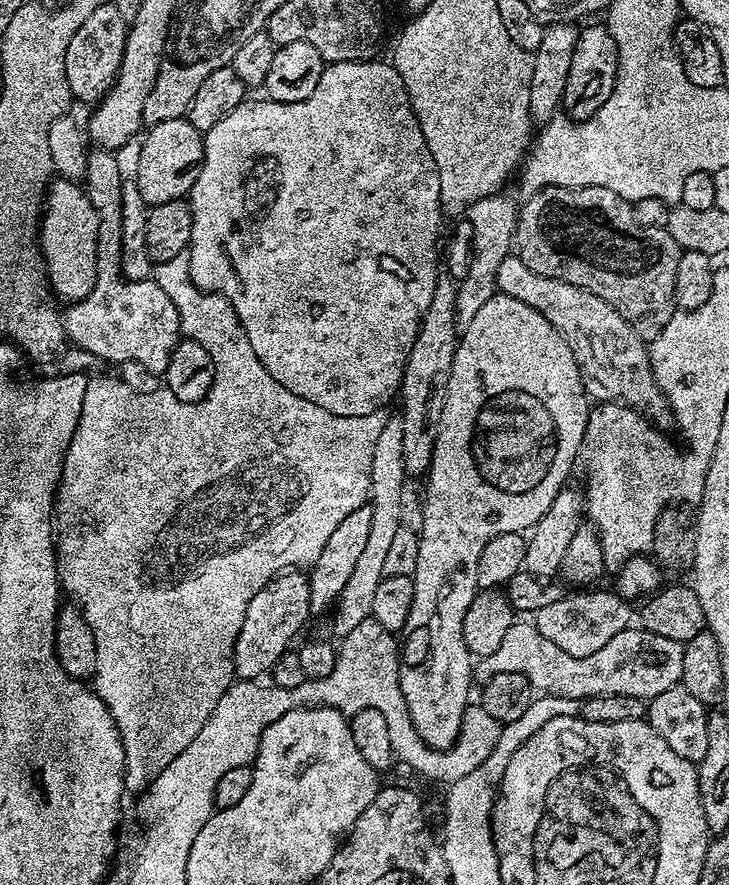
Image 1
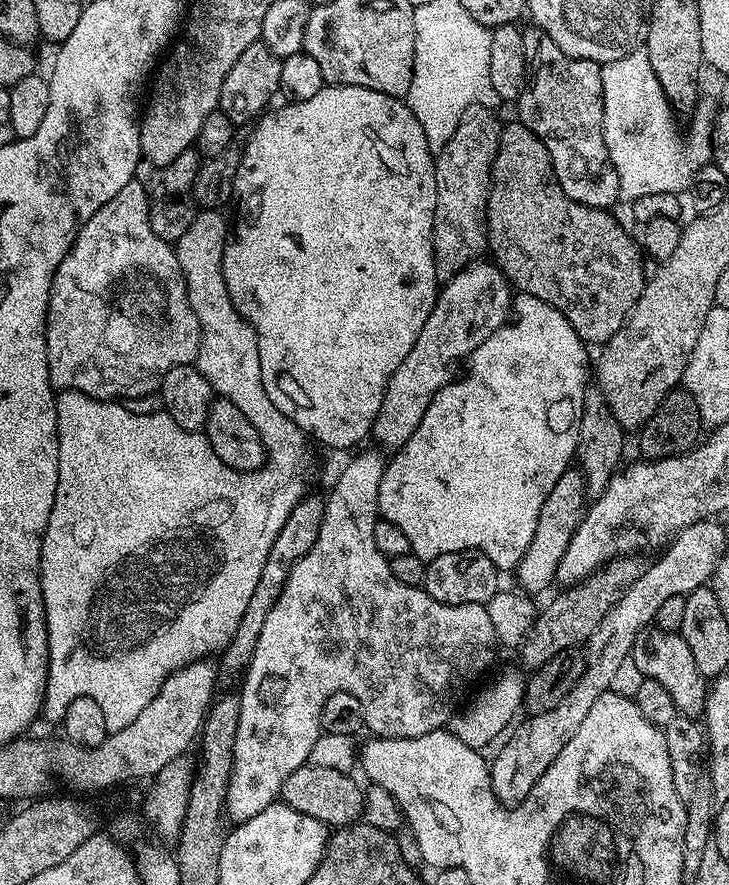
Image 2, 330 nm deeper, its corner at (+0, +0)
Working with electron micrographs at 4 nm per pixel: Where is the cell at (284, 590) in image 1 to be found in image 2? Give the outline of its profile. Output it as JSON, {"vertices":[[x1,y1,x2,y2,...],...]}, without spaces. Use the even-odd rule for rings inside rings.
{"vertices":[[484,258,477,259,461,272,454,273,449,280,443,281,442,287,437,291,434,306,430,310,430,318,426,318,426,326,422,326,422,334,418,334,414,347,410,349,410,354,406,354,406,362,402,362,402,366,394,370,394,374,388,379,387,386,384,387,384,397,380,400,380,409,376,411,371,435,377,436,386,447,392,448,391,450,399,450,410,438,410,434,414,434,434,394,438,394,438,390,442,390,457,379,462,365,474,349,482,346,486,338,490,338,498,329,509,323,508,311,513,311,514,308,513,289,495,263,485,260]]}

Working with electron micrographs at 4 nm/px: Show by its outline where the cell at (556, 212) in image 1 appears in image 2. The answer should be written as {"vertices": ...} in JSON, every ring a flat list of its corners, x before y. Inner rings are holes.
{"vertices":[[513,122,513,124,505,123,501,127,498,154,492,163,492,187,488,189,488,248,490,253,492,252,493,257,491,256,491,259,517,293,533,296,550,306,554,306,554,310,561,312,566,318,566,322,570,322,570,326,574,326,574,330,581,340,589,345,596,344,595,346,602,346,626,323,628,315,632,313,632,308,638,302,646,283,646,271,644,272,646,260,642,255,642,249,633,237,632,240,628,237,627,230,611,216,612,214,611,211,603,208,582,206,578,202,566,198,566,194,554,174,554,166,550,162,550,154,546,150,546,146,542,146,542,142,527,126,519,122]]}

